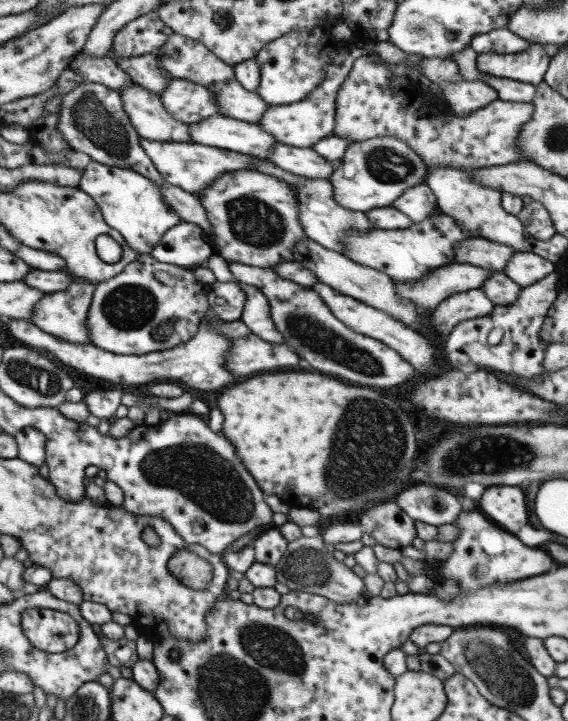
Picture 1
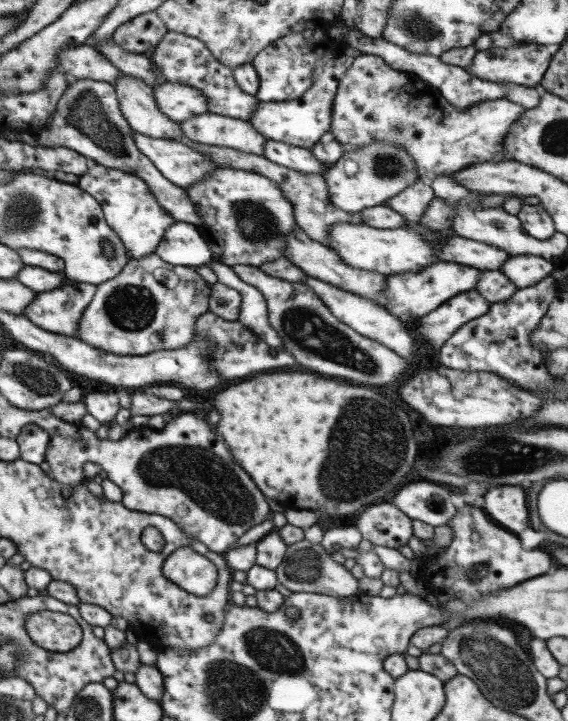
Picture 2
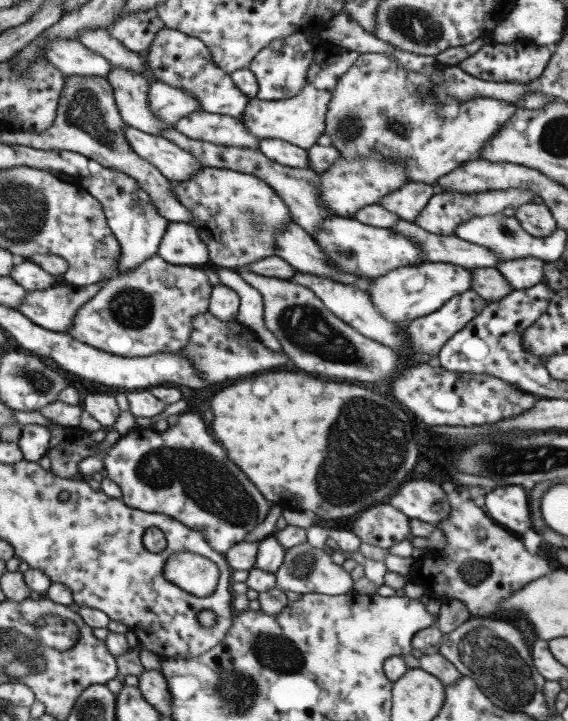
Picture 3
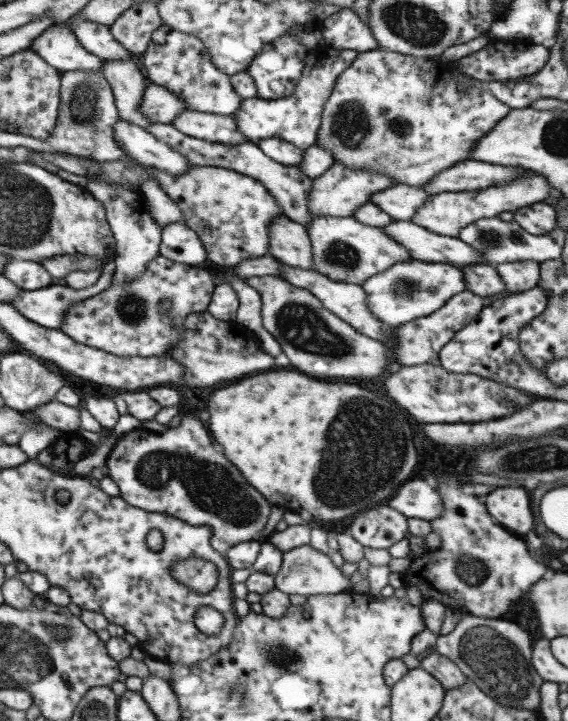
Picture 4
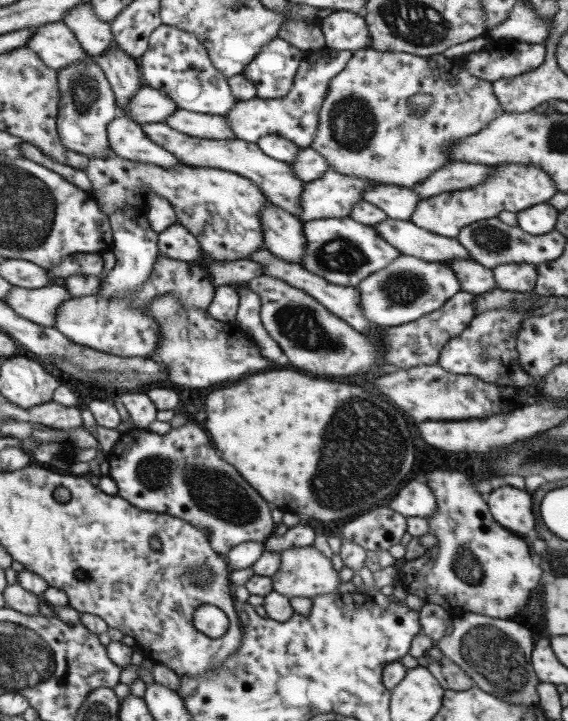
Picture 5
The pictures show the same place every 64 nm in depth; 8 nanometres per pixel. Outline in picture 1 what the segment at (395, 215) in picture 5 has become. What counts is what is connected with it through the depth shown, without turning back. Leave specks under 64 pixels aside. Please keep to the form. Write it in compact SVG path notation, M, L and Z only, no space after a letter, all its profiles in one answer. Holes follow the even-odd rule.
M418 184L406 190L393 204L415 223L427 219L437 207L437 199L433 190L426 184Z

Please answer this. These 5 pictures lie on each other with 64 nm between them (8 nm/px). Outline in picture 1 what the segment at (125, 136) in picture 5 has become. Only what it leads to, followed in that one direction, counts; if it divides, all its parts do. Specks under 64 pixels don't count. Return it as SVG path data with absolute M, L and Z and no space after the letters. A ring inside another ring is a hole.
M141 138L141 146L148 154L162 179L168 184L182 188L185 192L203 192L208 186L214 184L214 180L224 173L234 173L238 170L255 171L255 161L259 159L244 153L238 153L226 149L218 149L214 146L204 146L196 143L159 142Z

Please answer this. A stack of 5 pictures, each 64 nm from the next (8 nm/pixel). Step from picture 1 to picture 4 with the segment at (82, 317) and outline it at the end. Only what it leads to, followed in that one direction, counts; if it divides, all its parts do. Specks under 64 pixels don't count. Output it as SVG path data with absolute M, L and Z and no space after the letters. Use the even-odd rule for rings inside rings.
M110 256L103 261L104 268L100 279L90 287L76 290L63 282L56 282L34 292L21 289L20 294L10 304L28 320L46 328L60 329L66 312L70 310L70 304L86 300L112 284L115 274L114 258L115 256Z

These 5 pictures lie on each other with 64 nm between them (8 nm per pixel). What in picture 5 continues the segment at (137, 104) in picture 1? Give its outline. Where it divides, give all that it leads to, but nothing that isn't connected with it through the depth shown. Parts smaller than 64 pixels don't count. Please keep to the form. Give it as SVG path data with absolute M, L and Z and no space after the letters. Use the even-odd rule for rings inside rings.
M114 46L110 52L104 52L104 54L95 57L95 62L102 68L110 83L120 115L123 116L124 108L128 106L128 102L144 86L138 59L132 58L122 49Z

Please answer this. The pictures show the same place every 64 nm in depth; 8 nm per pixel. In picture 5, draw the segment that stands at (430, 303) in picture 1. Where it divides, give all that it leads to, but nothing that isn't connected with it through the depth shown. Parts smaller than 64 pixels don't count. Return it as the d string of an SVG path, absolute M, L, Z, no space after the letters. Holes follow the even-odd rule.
M401 254L390 262L386 269L370 274L358 284L360 298L358 305L362 307L364 315L372 324L382 326L400 326L425 314L430 314L460 292L460 281L452 268L447 264L426 262L421 258Z

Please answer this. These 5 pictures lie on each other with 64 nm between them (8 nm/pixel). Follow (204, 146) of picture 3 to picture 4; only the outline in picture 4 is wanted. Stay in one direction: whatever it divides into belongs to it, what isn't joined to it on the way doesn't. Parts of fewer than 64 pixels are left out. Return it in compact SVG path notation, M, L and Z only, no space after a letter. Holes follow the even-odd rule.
M151 123L148 132L154 134L158 141L166 142L178 153L183 154L193 166L212 166L234 170L262 182L266 189L268 189L268 192L271 192L271 196L280 206L283 214L290 220L308 227L308 224L316 218L314 213L310 213L309 207L309 195L312 190L313 178L308 177L306 173L296 166L283 166L281 163L271 160L262 153L262 150L257 148L256 143L249 141L248 143L236 143L230 146L207 142L186 136L186 134L182 134L174 125L170 124Z

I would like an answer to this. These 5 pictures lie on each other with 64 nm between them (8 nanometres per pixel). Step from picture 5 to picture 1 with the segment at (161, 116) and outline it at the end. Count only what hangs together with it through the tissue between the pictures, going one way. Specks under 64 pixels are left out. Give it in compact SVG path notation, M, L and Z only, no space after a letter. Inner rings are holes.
M172 79L159 96L170 115L188 124L220 115L214 92L188 79Z

